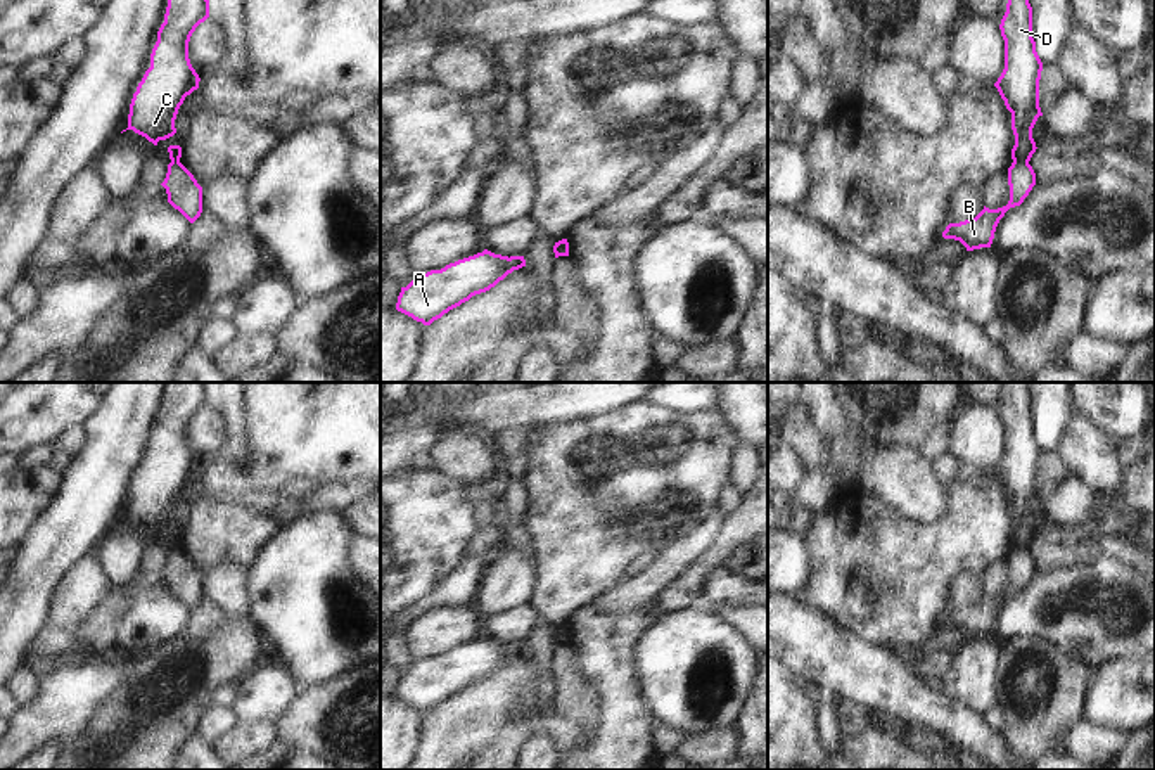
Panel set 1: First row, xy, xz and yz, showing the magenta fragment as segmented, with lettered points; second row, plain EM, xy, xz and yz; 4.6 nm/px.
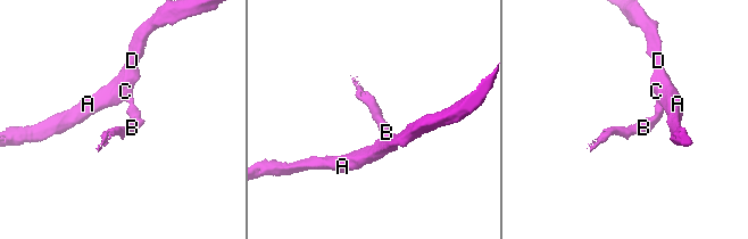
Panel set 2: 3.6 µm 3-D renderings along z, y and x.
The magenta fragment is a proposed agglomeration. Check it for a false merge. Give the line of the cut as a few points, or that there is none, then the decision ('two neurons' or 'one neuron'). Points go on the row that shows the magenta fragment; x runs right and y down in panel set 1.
yz (1014, 160), (1027, 163) | two neurons

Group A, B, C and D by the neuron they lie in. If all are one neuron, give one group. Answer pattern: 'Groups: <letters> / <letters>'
Groups: A C D / B

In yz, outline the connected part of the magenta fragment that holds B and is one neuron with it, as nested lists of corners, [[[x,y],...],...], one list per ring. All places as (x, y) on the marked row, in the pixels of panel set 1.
[[[1013,161],[1008,168],[1010,201],[998,209],[984,209],[972,220],[949,223],[944,239],[960,241],[967,251],[991,247],[996,227],[1010,208],[1020,206],[1036,185],[1036,173],[1029,163]]]

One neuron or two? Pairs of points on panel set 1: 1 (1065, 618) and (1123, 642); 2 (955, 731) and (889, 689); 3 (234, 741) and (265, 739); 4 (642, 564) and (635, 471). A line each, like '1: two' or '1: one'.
1: one
2: one
3: one
4: two

